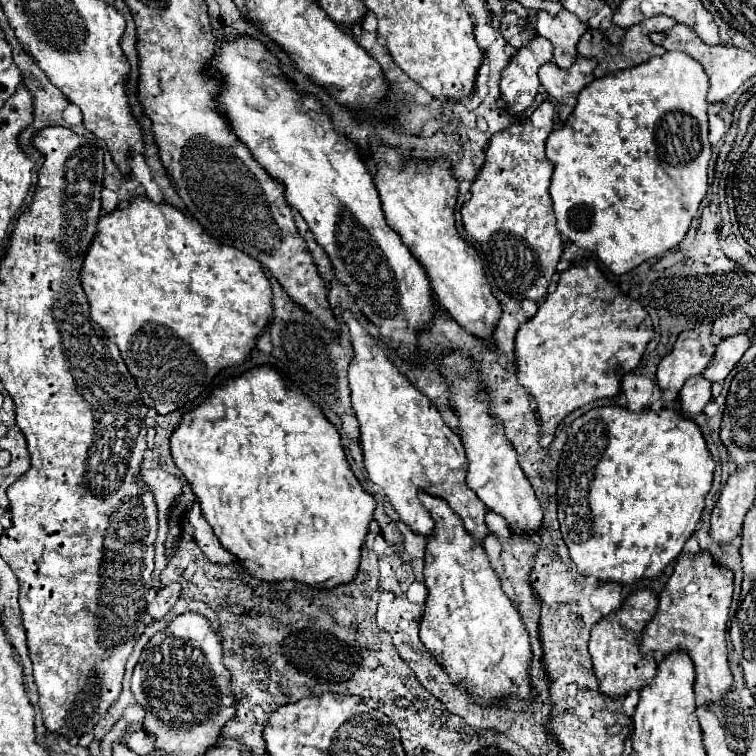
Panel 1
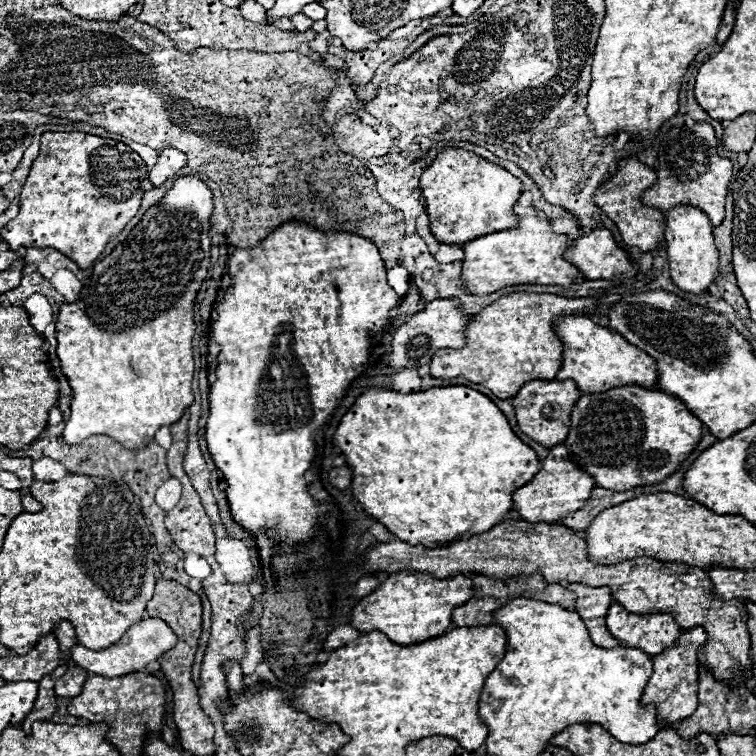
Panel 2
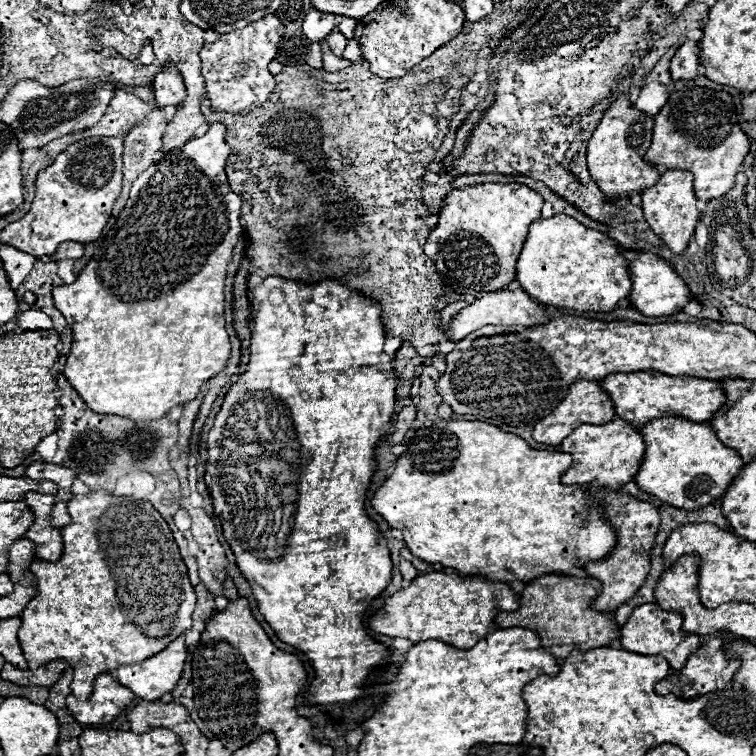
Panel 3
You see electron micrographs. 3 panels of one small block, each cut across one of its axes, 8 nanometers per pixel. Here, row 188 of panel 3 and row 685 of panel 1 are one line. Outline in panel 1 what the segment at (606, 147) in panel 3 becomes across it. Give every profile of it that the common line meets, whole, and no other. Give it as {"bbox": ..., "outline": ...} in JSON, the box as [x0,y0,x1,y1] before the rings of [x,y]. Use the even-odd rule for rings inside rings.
{"bbox":[588,588,658,698],"outline":[[[640,588],[632,592],[616,612],[604,616],[592,626],[590,644],[588,644],[590,656],[594,662],[596,678],[600,682],[600,690],[606,696],[624,698],[632,688],[642,690],[656,676],[656,660],[644,658],[640,654],[640,640],[642,640],[644,624],[654,616],[656,608],[658,608],[658,596],[646,588]]]}

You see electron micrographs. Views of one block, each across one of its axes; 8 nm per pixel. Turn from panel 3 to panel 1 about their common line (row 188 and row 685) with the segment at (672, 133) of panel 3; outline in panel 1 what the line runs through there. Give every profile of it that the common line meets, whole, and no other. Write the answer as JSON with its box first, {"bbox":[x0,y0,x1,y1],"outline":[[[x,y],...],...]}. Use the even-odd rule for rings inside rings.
{"bbox":[640,552,734,706],"outline":[[[710,552],[680,554],[674,572],[658,598],[658,610],[642,632],[640,650],[646,654],[666,656],[672,650],[686,650],[696,666],[696,700],[698,706],[718,702],[732,684],[726,656],[726,624],[732,602],[734,574],[728,566],[720,566]]]}

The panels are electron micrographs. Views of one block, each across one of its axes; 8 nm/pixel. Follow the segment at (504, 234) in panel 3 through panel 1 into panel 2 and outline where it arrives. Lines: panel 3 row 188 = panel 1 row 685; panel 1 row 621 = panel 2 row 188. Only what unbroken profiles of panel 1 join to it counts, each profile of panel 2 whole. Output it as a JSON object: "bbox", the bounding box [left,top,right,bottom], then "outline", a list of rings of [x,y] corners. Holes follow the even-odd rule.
{"bbox":[420,148,522,246],"outline":[[[462,148],[440,150],[432,164],[422,172],[420,188],[426,198],[430,228],[438,242],[462,246],[478,236],[508,230],[518,224],[512,206],[522,192],[522,182],[508,170],[474,152]]]}

